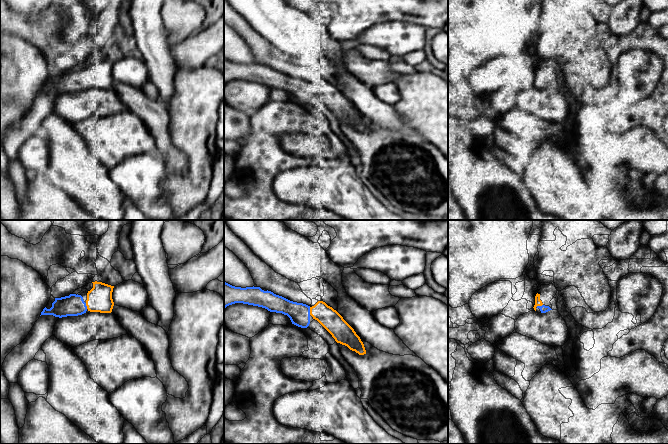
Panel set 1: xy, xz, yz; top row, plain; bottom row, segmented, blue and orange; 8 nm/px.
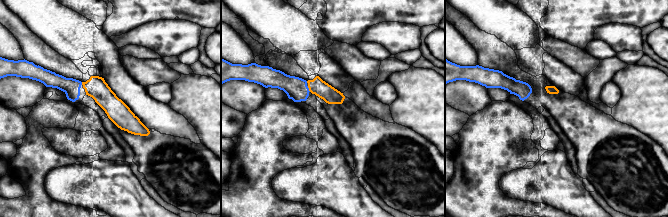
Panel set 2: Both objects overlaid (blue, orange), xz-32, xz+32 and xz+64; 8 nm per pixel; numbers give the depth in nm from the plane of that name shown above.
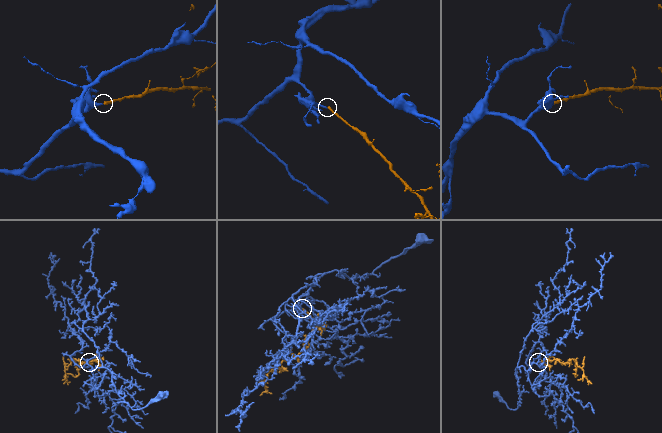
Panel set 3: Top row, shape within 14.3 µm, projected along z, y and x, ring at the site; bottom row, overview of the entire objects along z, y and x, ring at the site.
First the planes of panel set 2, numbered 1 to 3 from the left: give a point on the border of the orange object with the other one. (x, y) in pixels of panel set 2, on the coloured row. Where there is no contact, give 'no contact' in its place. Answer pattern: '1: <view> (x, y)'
1: xz-32 (81, 83)
2: xz+32 (308, 89)
3: no contact

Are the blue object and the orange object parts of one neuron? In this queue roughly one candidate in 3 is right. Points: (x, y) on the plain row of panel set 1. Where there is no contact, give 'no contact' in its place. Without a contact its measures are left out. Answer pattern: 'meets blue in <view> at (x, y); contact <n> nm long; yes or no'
meets blue in xz at (309, 87); contact 60 nm long; yes

